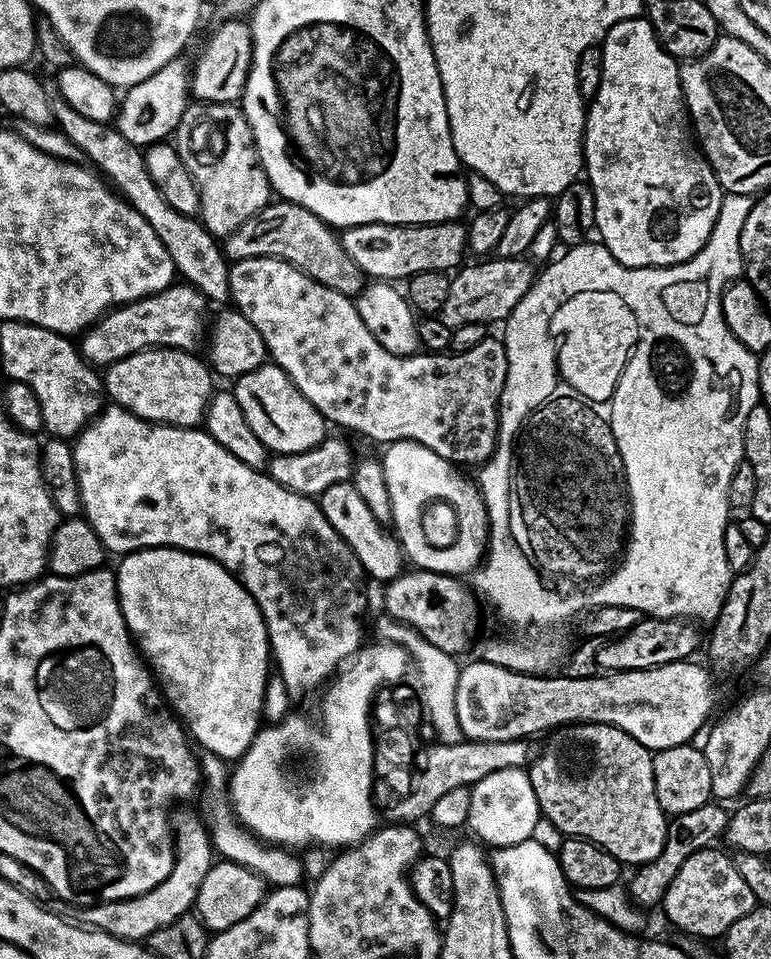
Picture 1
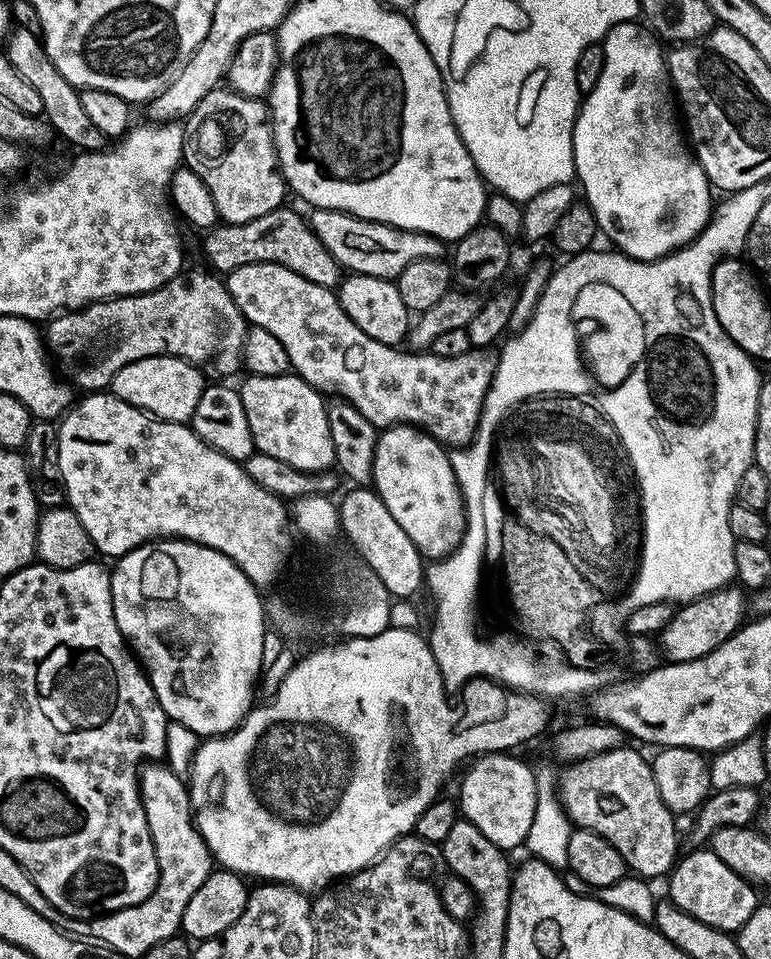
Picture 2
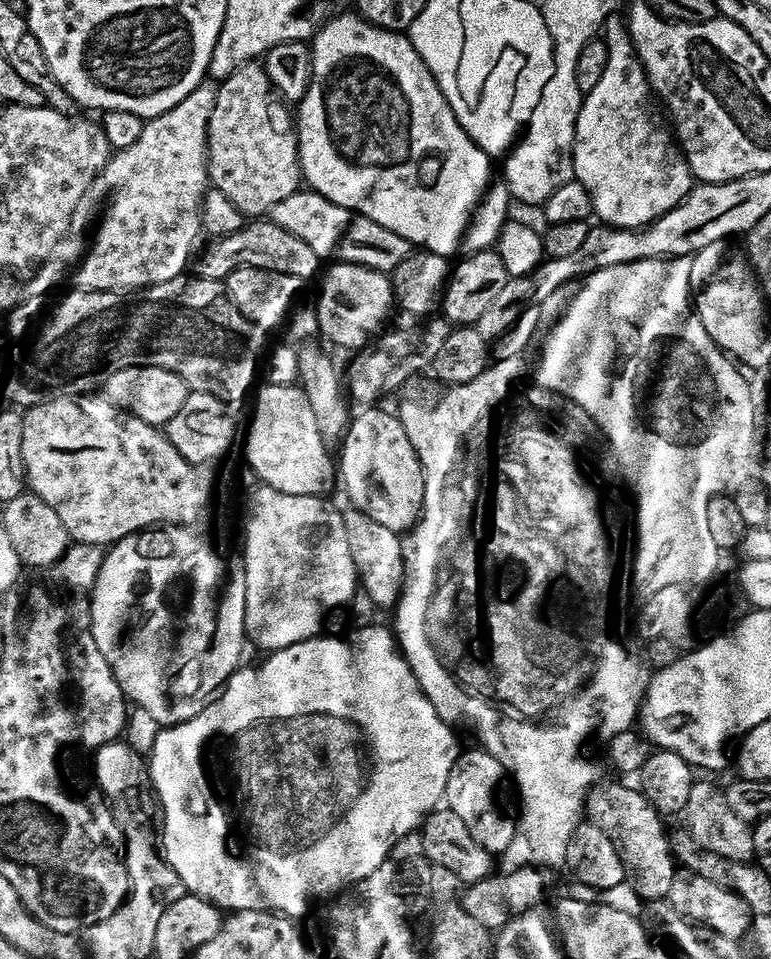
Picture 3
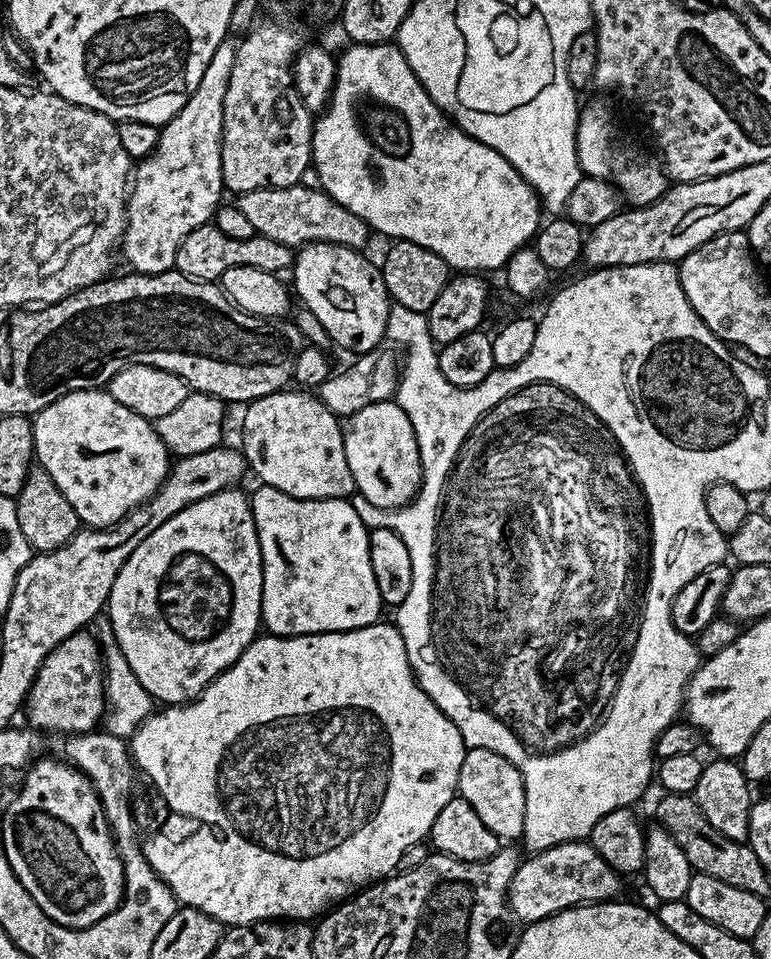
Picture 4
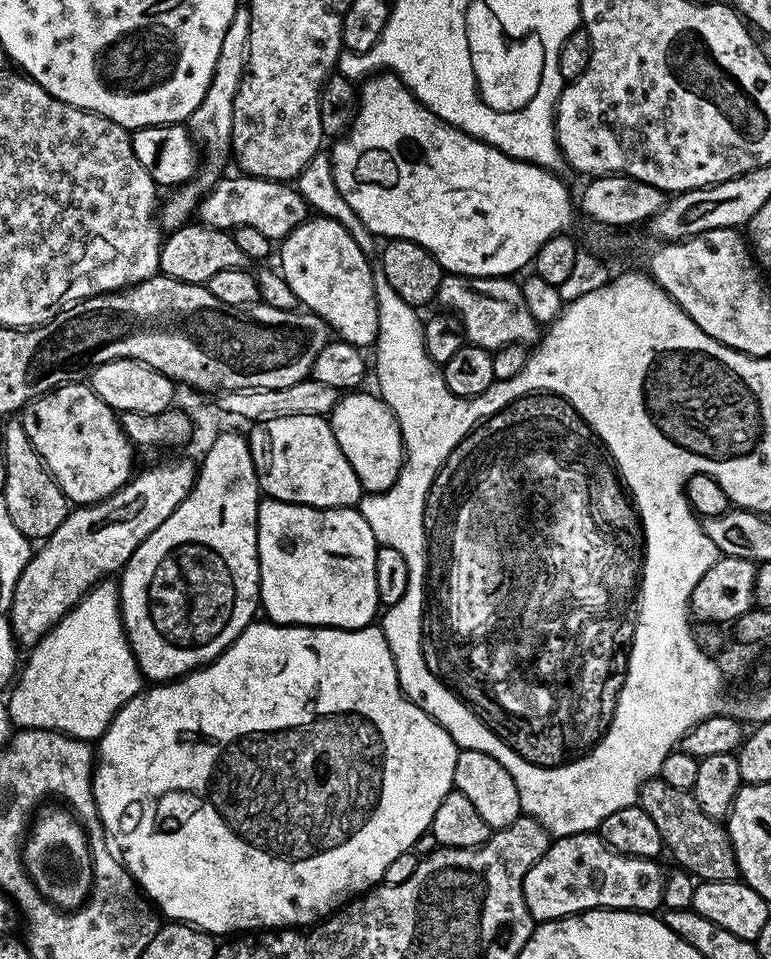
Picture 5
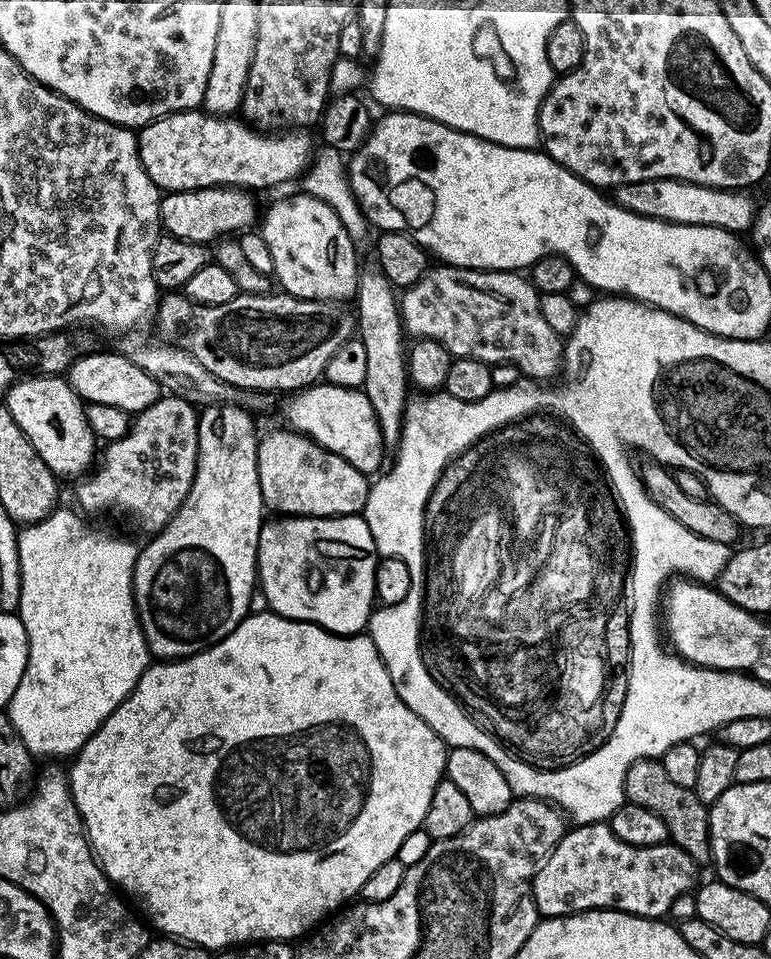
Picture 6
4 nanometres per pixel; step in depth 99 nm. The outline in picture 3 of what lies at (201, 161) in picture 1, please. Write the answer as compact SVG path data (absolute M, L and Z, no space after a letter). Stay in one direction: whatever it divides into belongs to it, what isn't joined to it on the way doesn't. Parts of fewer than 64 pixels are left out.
M246 63L219 81L214 106L208 118L206 163L211 187L221 191L248 218L263 217L278 202L282 202L282 198L290 198L290 194L294 194L301 187L294 116L289 105L277 95L269 83L263 63Z

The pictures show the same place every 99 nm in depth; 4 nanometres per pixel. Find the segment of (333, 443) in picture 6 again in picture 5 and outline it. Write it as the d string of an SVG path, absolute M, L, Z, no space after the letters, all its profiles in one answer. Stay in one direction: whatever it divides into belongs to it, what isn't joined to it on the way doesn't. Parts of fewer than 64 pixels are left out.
M352 390L337 399L330 413L330 423L342 454L354 466L365 493L384 492L400 476L404 468L404 443L398 422L385 400L365 390Z

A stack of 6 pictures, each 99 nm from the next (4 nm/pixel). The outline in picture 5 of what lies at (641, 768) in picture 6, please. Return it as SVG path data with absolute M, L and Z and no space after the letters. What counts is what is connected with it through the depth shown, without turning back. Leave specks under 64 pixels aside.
M653 778L641 786L638 803L646 814L650 814L654 826L658 826L667 855L672 855L689 876L700 882L737 879L736 859L727 827L706 814L691 792L683 792L670 786L670 782Z

